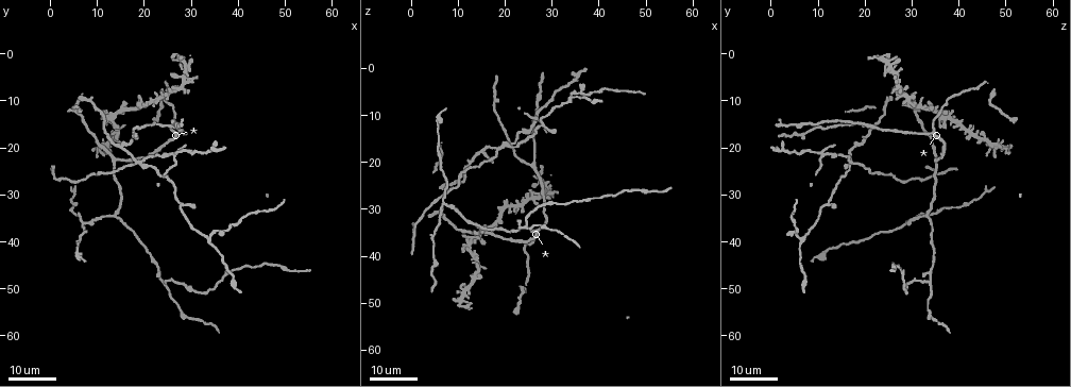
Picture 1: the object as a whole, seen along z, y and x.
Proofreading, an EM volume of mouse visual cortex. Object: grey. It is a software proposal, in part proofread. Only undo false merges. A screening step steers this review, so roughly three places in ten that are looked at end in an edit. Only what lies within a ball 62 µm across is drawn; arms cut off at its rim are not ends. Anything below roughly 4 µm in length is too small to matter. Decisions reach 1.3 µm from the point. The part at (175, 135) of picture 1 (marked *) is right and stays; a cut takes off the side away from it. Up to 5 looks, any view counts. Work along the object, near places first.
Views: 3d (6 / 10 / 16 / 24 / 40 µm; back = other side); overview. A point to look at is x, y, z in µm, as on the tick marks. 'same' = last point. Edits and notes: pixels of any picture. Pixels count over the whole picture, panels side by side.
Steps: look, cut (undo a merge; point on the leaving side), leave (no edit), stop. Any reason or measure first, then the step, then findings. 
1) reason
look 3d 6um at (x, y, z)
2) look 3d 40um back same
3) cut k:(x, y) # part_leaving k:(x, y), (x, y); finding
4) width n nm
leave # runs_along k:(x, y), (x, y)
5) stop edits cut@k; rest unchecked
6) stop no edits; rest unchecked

side arm on a straight run
look 3d 24um at (25.5, 15.5, 20.5)

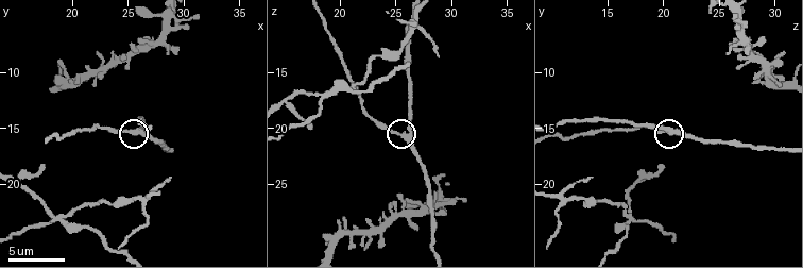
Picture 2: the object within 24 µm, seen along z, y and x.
look 3d 6um at (25.6, 15.2, 20.6)

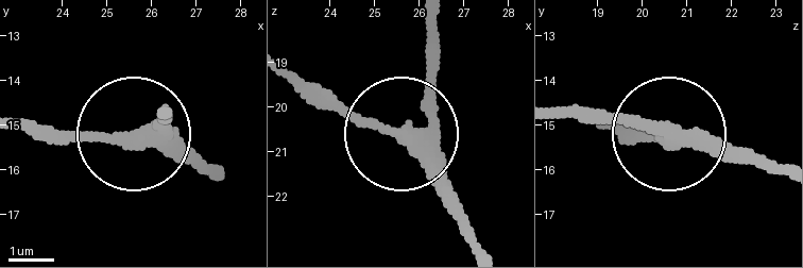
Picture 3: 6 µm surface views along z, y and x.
leave # runs_along 3:(221, 174), (141, 133), (168, 118); one cell here

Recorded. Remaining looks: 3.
three-way junction
look 3d 10um at (19.4, 22.8, 16.8)

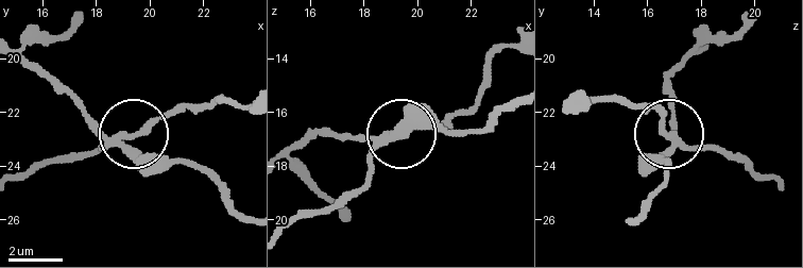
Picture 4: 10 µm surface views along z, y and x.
look 3d 10um back at (19.3, 23.0, 16.8)

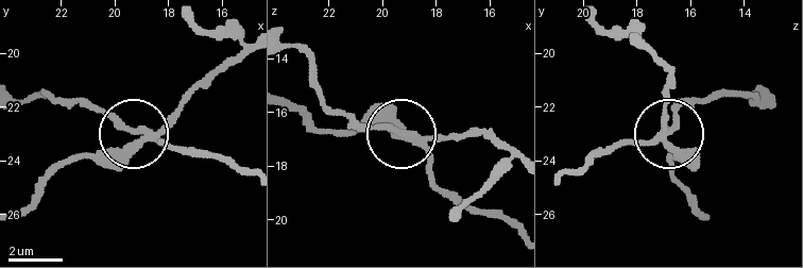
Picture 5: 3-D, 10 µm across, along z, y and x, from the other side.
arms 3
cut 5:(392, 114) # part_leaving 5:(415, 136), (322, 129), (287, 104); two cells meet here

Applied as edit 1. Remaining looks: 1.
stop edits cut@5; rest unchecked

